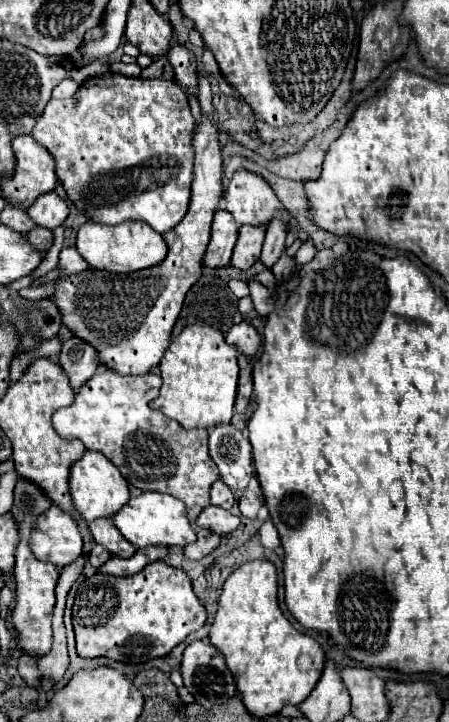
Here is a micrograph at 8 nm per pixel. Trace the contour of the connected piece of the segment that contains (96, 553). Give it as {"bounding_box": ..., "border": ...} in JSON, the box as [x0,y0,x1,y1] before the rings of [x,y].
{"bounding_box":[88,544,110,570],"border":[[[94,544],[92,546],[92,552],[90,552],[90,558],[88,558],[88,562],[90,562],[90,566],[94,566],[96,570],[100,568],[100,566],[104,566],[108,560],[110,560],[110,552],[104,548],[104,546],[100,546],[100,544]]]}

